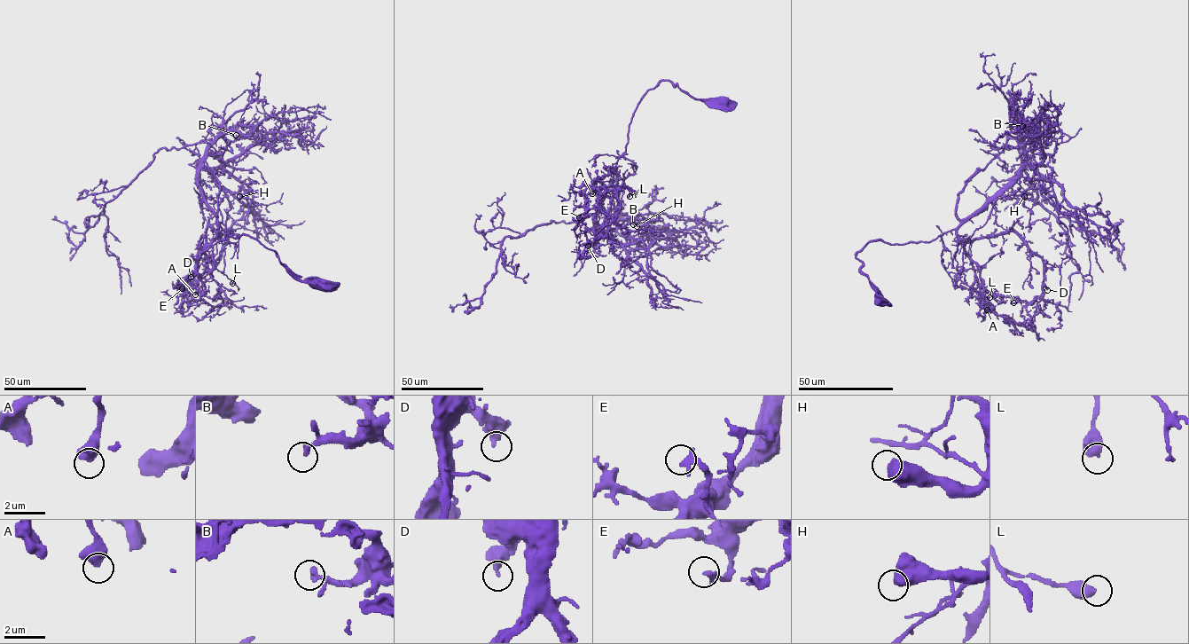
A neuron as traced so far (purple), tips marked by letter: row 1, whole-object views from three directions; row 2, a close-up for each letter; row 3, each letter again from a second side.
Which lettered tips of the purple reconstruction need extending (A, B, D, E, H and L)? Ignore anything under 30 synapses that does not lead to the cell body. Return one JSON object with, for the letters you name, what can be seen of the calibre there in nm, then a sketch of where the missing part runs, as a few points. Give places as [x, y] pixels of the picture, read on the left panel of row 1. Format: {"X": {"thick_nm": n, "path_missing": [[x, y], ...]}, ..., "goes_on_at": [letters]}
{"goes_on_at": []}

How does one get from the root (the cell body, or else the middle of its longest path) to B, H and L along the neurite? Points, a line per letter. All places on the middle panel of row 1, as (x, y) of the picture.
B: (723, 100), (694, 99), (661, 81), (639, 102), (595, 220), (603, 226), (636, 219), (633, 224)
H: (723, 100), (694, 99), (661, 81), (639, 102), (595, 220), (621, 245), (640, 239), (645, 225), (637, 226)
L: (723, 100), (694, 99), (668, 81), (646, 92), (629, 127), (626, 150), (609, 173), (622, 179), (629, 196)

